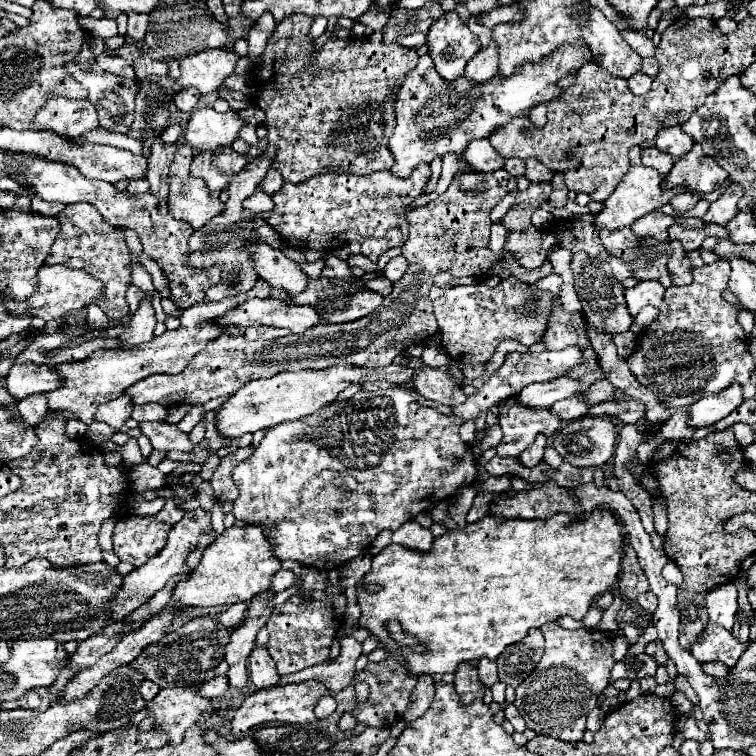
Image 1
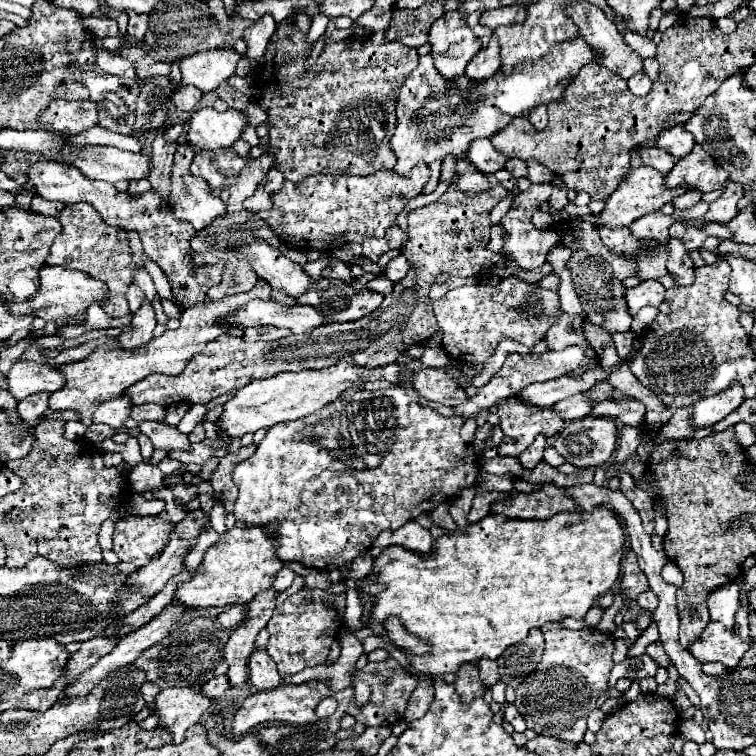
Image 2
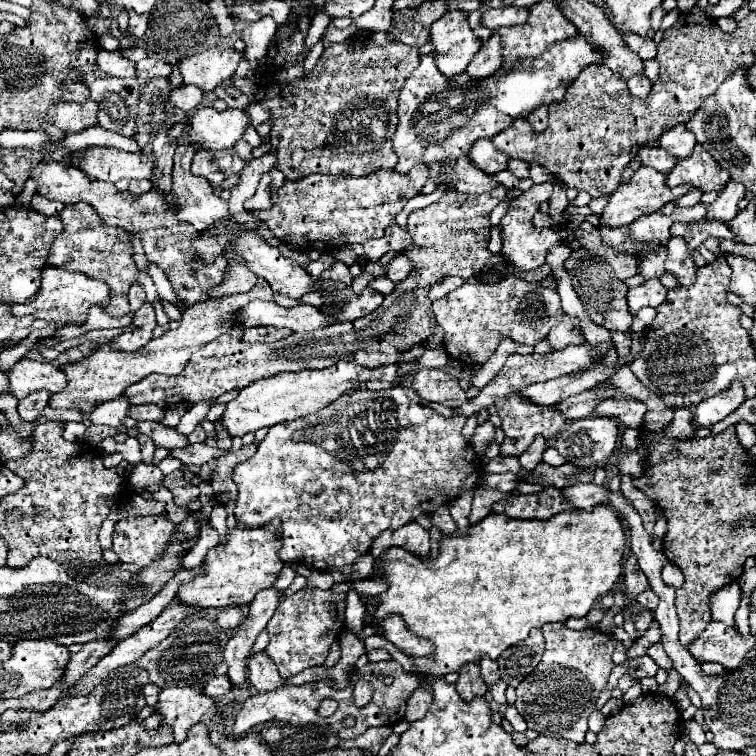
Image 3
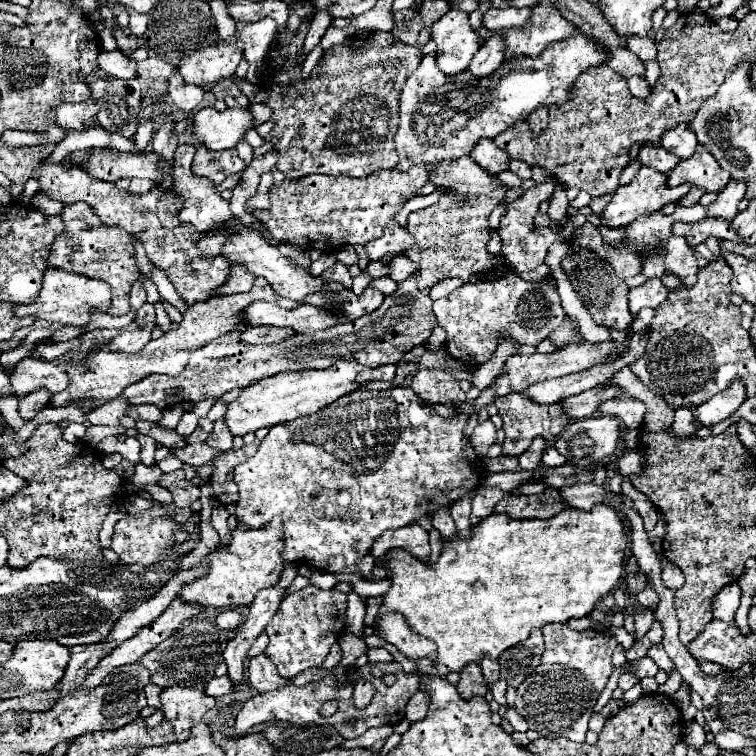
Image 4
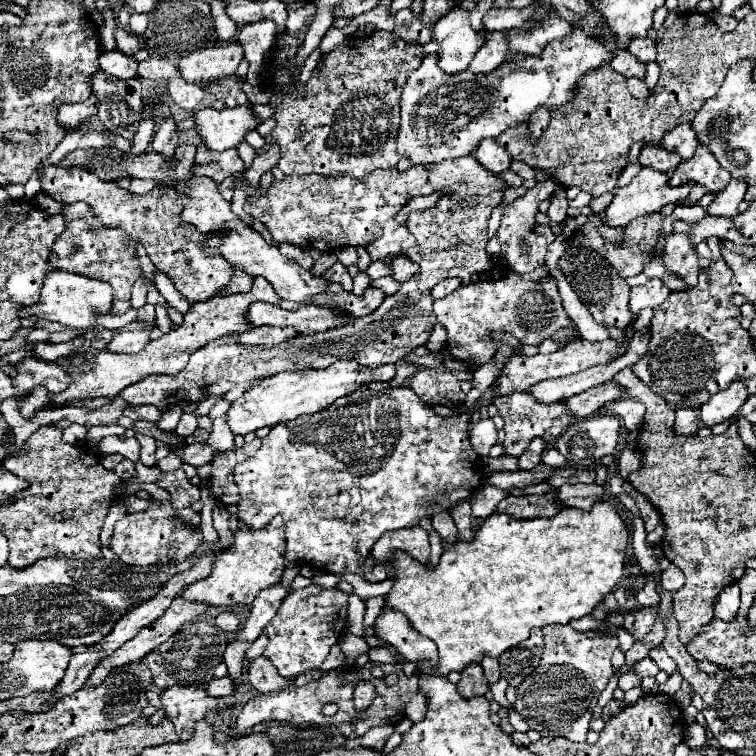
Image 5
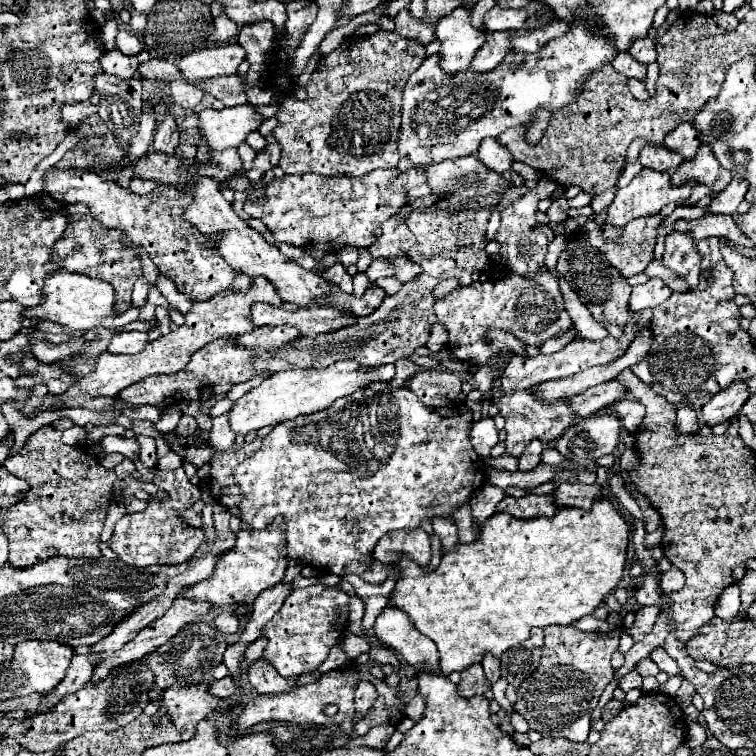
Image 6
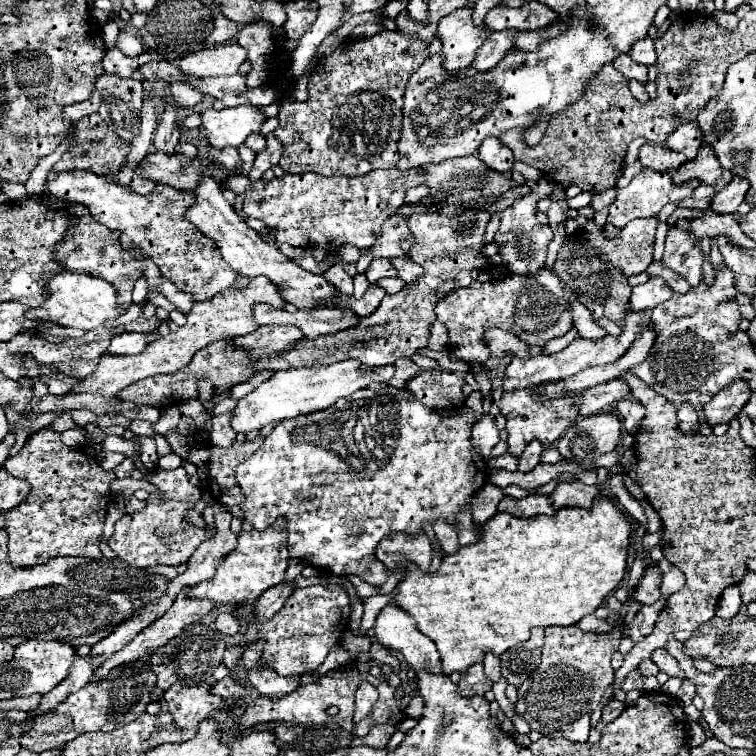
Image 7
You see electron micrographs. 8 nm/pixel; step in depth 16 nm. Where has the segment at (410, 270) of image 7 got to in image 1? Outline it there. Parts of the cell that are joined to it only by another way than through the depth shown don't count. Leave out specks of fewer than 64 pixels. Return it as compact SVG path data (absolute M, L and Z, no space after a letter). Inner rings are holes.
M398 256L398 258L392 258L386 264L386 268L382 270L382 276L386 276L390 282L396 282L396 280L400 280L404 276L406 268L408 268L408 262L404 260L404 256Z

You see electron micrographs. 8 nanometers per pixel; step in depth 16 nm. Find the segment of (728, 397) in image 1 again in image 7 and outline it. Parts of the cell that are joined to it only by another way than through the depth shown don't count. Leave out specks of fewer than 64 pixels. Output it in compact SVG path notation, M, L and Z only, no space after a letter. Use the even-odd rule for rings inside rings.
M736 380L728 384L728 388L720 390L702 410L702 420L710 426L730 422L734 416L738 416L740 408L748 402L750 388L744 380Z

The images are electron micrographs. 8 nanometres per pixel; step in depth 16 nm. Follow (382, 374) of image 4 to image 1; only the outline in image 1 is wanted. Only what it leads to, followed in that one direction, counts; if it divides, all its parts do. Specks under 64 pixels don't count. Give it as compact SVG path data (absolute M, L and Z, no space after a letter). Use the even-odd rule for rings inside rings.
M338 364L326 370L302 370L302 372L280 372L268 380L250 380L246 386L242 386L236 394L232 394L218 410L214 418L216 432L224 438L240 438L246 432L256 432L264 428L272 428L276 424L288 422L288 420L298 420L302 416L314 414L322 406L330 404L336 400L338 392L350 386L352 382L366 382L366 380L382 380L386 378L388 382L394 384L408 384L414 376L414 370L390 364L388 368L382 370L368 370L368 368L358 368L350 364Z

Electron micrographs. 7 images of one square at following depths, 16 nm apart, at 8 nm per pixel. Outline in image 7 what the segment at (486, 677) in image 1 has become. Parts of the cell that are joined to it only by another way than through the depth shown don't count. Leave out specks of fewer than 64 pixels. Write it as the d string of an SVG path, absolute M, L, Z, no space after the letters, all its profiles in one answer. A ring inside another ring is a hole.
M488 654L482 664L484 664L486 676L488 676L492 682L498 682L498 678L500 678L500 658L494 656L494 654Z

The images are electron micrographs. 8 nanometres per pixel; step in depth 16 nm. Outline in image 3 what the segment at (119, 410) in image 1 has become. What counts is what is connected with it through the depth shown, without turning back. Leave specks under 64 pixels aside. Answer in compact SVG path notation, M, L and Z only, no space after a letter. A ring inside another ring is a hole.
M120 396L114 400L102 402L102 406L98 406L92 412L90 420L92 420L92 424L108 424L108 426L120 428L122 420L128 416L128 412L130 412L130 404L128 404L126 396Z

